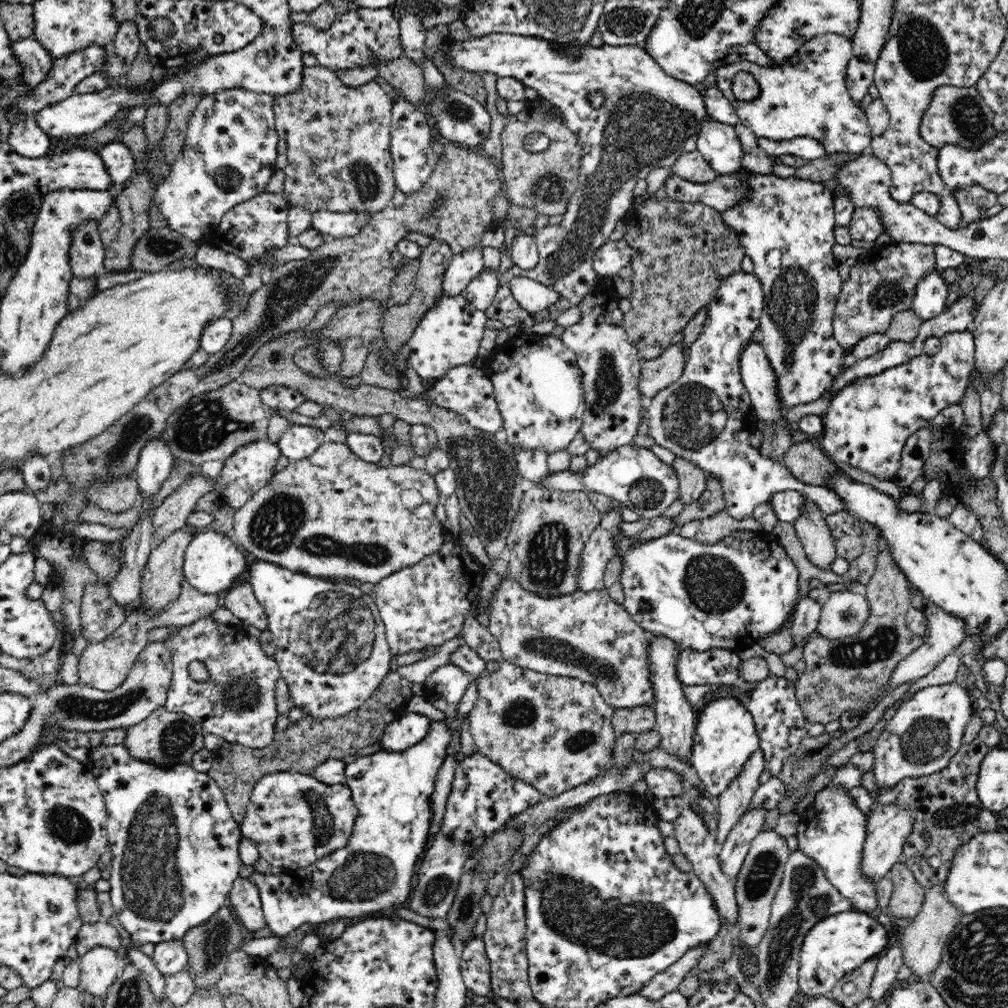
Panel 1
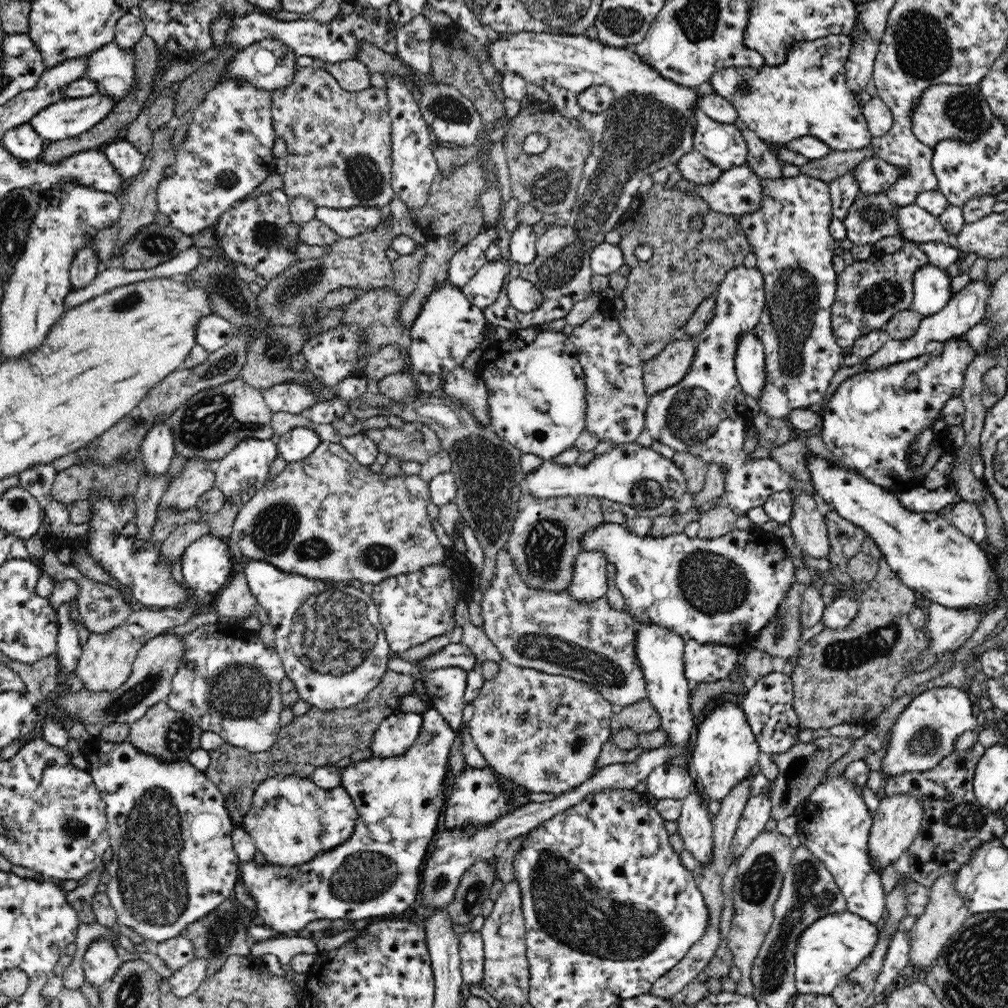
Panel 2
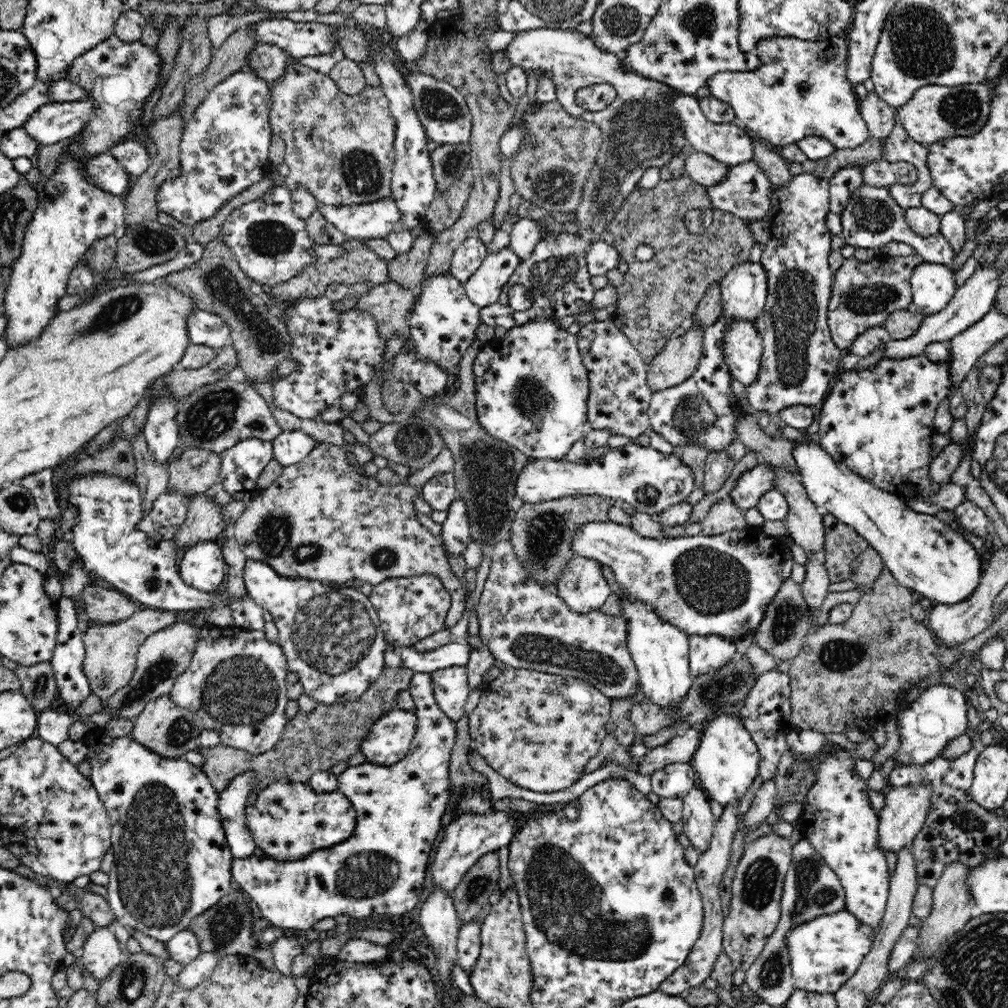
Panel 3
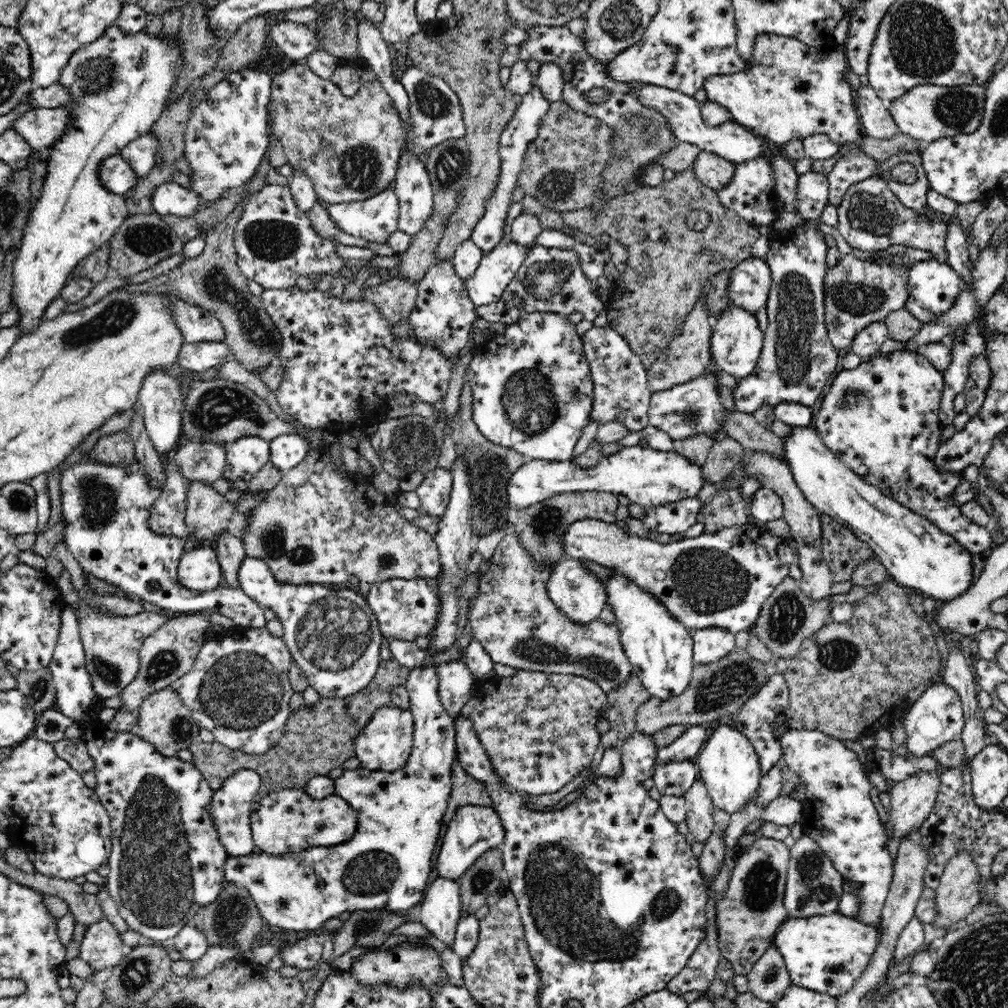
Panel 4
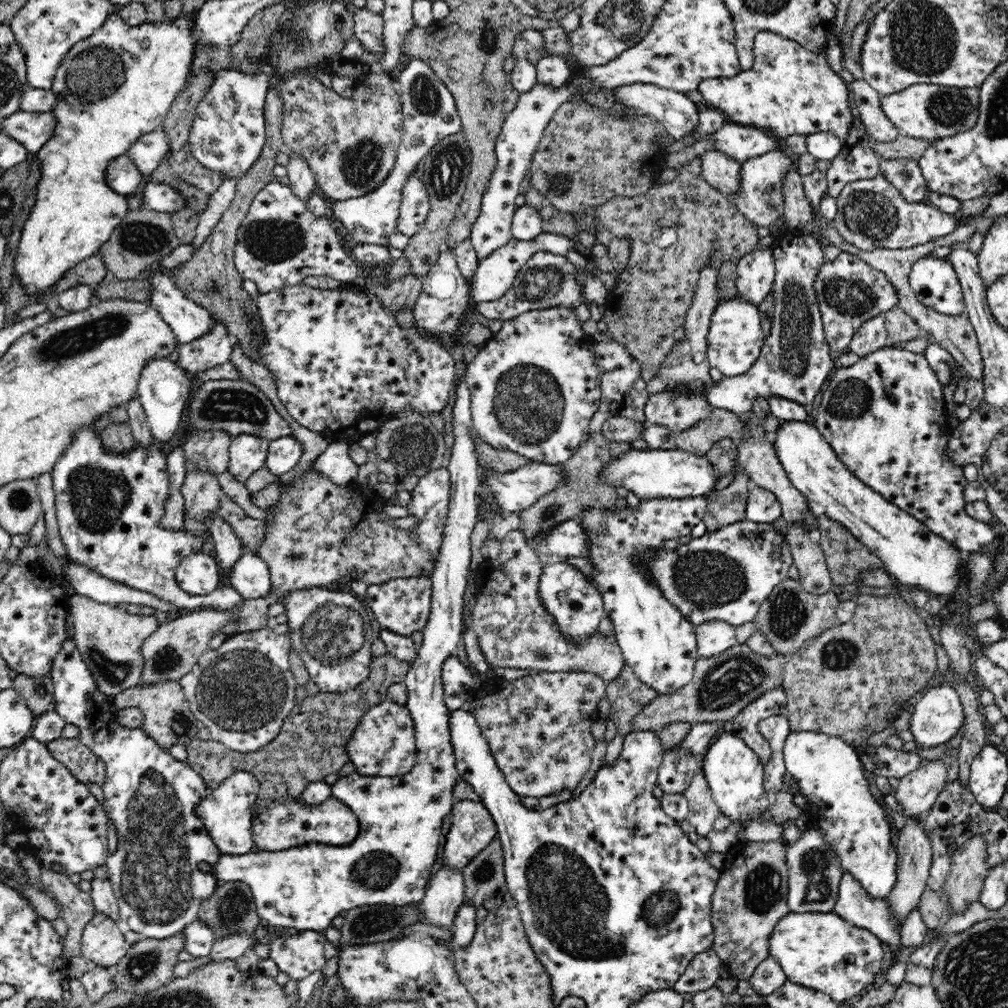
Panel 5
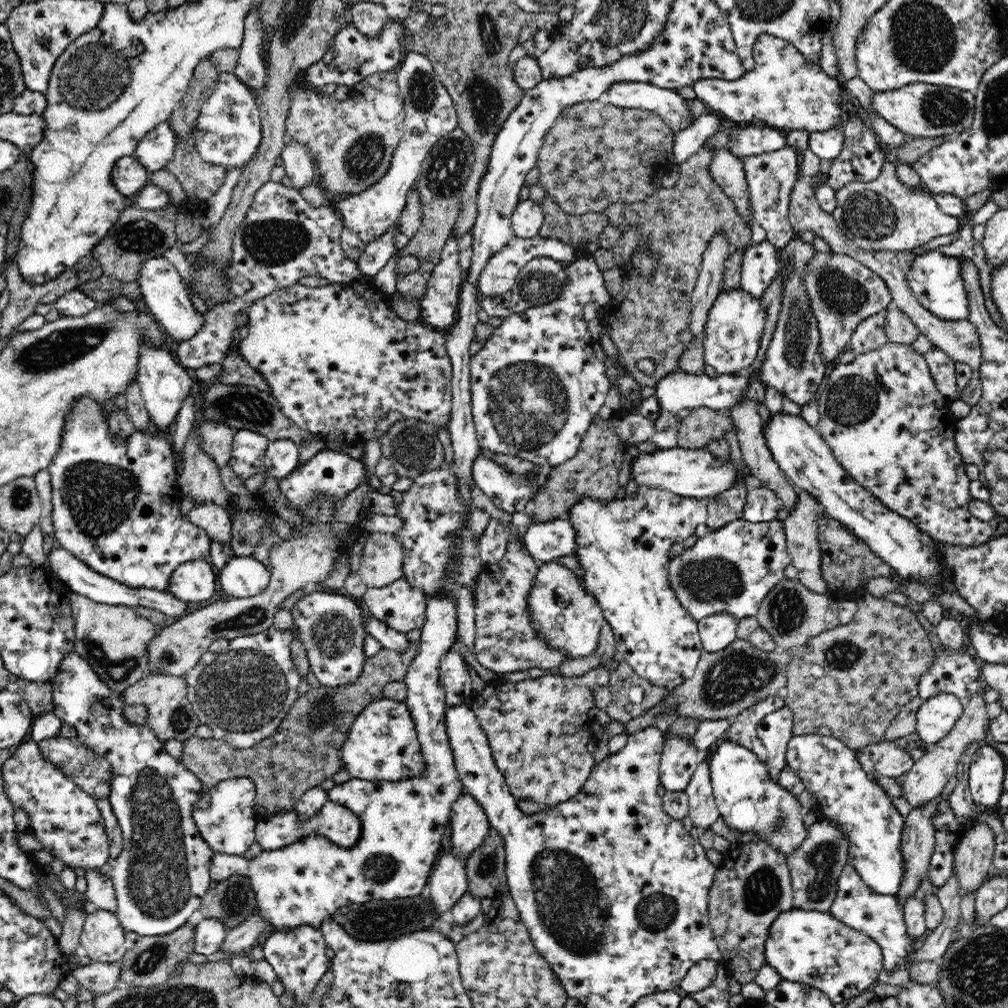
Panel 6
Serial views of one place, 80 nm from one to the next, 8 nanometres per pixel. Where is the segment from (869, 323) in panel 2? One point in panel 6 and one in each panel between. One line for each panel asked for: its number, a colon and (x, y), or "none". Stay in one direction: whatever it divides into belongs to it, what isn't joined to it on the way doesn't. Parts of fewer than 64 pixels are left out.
3: (864, 294)
4: (857, 292)
5: (848, 291)
6: (842, 291)

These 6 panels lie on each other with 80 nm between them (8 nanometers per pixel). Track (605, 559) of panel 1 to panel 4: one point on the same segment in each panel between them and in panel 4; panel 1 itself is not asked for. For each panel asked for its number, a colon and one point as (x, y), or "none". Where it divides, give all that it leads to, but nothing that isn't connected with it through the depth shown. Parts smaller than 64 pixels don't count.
2: (589, 582)
3: (581, 586)
4: (579, 595)

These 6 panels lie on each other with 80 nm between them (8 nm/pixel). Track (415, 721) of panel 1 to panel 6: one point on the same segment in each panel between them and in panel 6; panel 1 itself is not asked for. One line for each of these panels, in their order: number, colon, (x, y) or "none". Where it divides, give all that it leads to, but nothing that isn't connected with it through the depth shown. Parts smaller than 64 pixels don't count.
2: (394, 735)
3: (387, 742)
4: (384, 744)
5: (383, 744)
6: (382, 745)

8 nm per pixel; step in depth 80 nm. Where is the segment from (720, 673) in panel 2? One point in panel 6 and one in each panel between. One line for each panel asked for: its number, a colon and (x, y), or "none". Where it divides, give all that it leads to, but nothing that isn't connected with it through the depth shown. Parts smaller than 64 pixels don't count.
3: (706, 653)
4: (709, 644)
5: (713, 637)
6: (717, 631)

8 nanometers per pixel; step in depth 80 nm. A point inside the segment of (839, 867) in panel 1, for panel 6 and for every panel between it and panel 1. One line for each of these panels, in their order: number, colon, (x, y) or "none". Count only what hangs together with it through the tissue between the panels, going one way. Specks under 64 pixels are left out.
2: (834, 823)
3: (839, 820)
4: (838, 810)
5: (828, 770)
6: (846, 794)

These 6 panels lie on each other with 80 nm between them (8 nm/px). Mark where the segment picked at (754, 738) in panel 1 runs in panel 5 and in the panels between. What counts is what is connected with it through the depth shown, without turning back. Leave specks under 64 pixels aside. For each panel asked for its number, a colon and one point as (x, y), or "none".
2: (725, 752)
3: (727, 760)
4: (729, 765)
5: (735, 775)

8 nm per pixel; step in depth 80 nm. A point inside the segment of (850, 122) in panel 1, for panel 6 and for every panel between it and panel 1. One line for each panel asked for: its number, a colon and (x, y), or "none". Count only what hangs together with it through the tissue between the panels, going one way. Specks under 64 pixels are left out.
2: (807, 95)
3: (800, 88)
4: (790, 90)
5: (789, 90)
6: (784, 91)

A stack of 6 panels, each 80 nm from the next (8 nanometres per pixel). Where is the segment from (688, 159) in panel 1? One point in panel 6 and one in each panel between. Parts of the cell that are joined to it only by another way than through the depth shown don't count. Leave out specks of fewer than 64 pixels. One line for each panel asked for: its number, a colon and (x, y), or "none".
2: (696, 168)
3: (705, 170)
4: (714, 171)
5: (721, 171)
6: (727, 170)

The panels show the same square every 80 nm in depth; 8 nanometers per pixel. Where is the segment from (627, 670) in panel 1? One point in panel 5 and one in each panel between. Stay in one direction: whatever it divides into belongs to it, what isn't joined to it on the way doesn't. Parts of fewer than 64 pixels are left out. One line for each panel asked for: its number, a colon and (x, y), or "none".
2: (548, 631)
3: (523, 623)
4: (513, 619)
5: (514, 631)

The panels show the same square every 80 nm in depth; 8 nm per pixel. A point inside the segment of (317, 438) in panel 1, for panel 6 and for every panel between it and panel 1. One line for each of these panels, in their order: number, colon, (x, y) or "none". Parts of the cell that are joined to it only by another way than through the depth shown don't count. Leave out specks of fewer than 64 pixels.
2: (293, 446)
3: (289, 447)
4: (286, 451)
5: (283, 453)
6: (281, 456)

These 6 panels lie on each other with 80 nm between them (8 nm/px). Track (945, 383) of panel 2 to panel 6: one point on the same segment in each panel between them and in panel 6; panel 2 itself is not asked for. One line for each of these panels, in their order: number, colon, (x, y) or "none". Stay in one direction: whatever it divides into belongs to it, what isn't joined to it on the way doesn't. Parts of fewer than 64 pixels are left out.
3: (879, 421)
4: (881, 419)
5: (885, 416)
6: (882, 416)

